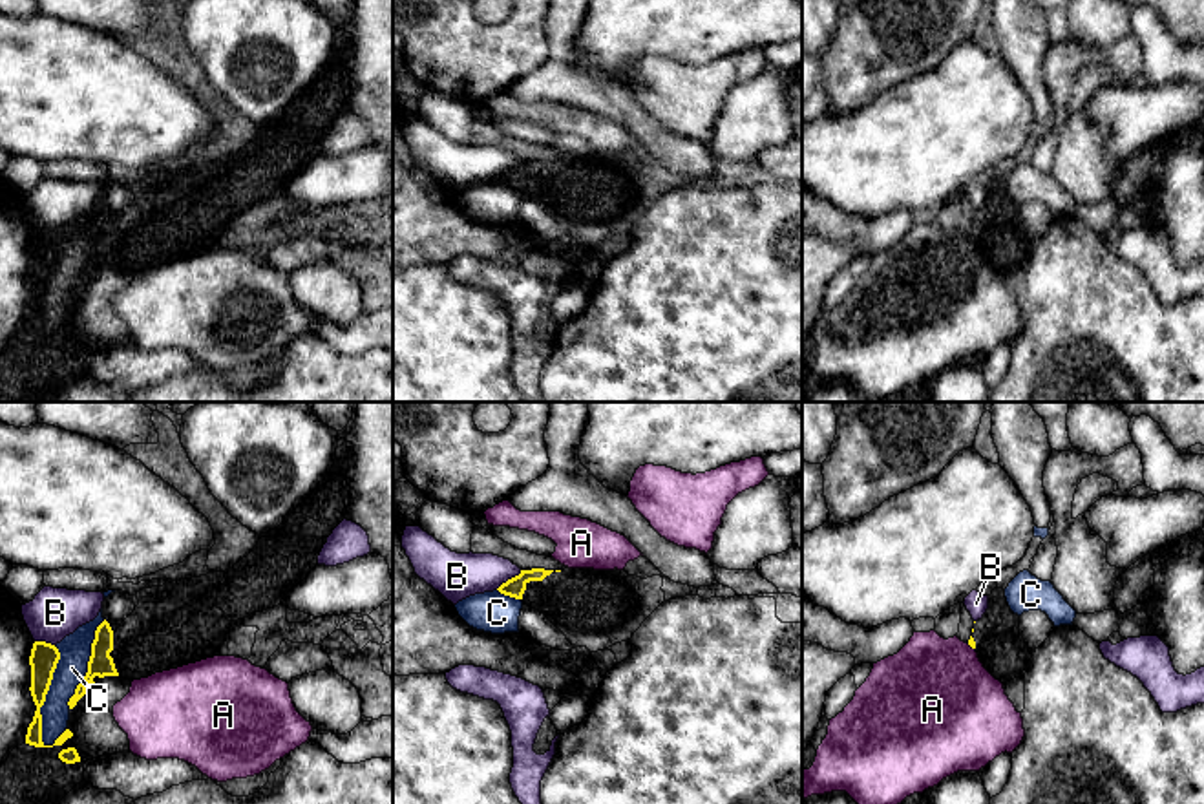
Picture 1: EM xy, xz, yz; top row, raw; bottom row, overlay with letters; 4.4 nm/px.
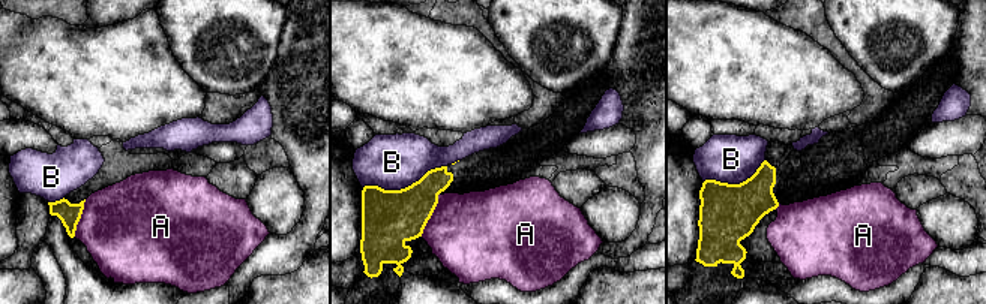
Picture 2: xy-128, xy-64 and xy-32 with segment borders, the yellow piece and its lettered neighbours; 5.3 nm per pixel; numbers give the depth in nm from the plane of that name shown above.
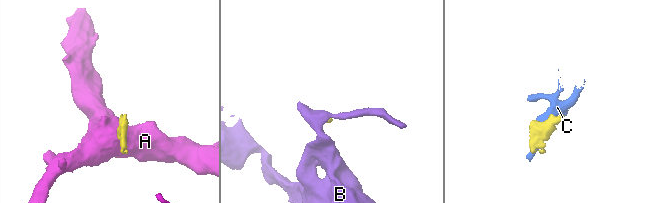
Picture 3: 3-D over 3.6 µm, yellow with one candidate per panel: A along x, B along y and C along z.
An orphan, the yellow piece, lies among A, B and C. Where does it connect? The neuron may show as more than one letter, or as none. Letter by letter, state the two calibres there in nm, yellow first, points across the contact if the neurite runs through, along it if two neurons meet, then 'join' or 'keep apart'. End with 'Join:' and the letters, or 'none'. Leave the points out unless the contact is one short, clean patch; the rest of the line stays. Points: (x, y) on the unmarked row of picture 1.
A: calibres 30 and 460 nm; border yz (967, 234), (974, 240); keep apart
B: calibres 90 and 200 nm; keep apart
C: calibres 130 and 140 nm; keep apart
Join: none

